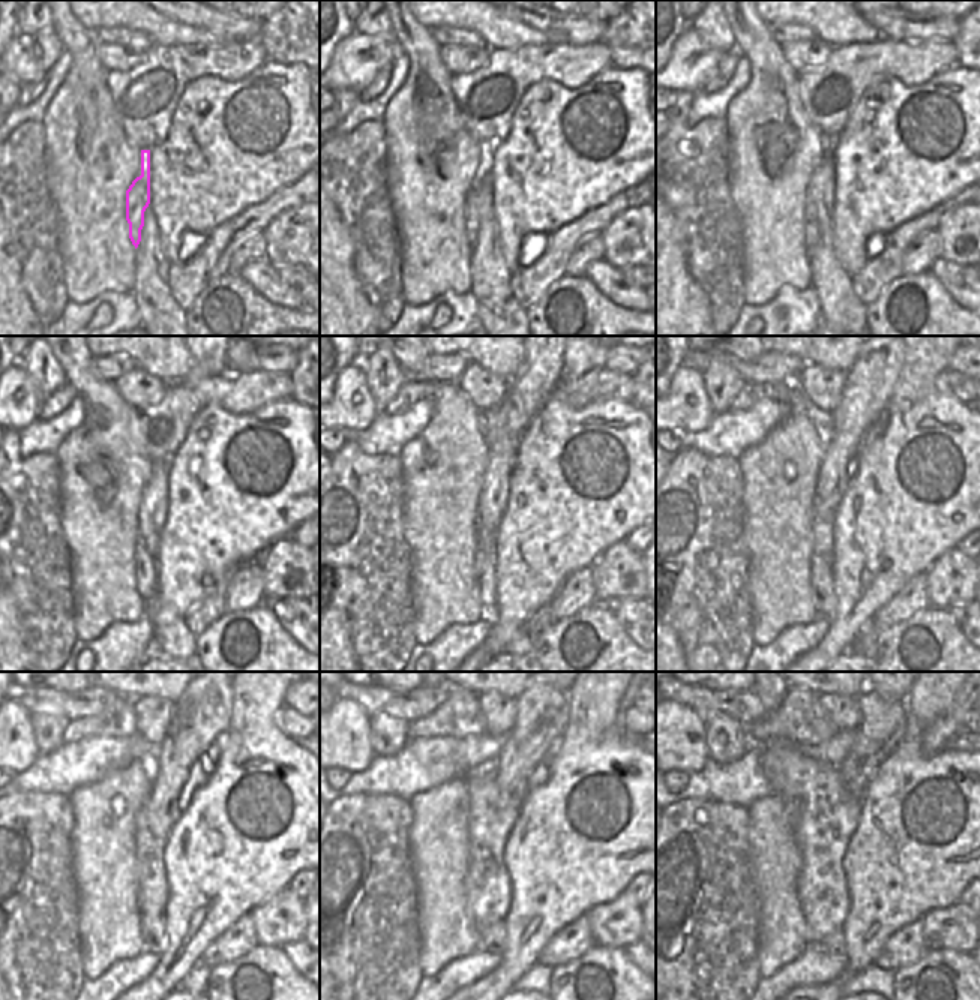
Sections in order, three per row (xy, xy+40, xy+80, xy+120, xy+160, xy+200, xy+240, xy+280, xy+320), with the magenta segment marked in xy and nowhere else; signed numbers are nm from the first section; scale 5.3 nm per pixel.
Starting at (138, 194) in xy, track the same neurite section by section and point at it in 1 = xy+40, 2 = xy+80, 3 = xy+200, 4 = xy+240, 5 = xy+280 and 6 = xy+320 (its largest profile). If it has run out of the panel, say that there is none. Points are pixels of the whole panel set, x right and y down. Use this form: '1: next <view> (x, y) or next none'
1: next xy+40 (471, 215)
2: next xy+80 (811, 233)
3: next xy+200 (821, 585)
4: next xy+240 (152, 925)
5: next xy+280 (493, 937)
6: next xy+320 (833, 943)

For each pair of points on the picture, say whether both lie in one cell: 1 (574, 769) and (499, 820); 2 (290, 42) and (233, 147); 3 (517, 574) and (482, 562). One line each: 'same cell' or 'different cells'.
1: different cells
2: different cells
3: different cells

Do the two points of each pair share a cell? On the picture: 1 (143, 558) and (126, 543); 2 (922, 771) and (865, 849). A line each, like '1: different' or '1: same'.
1: different
2: same

